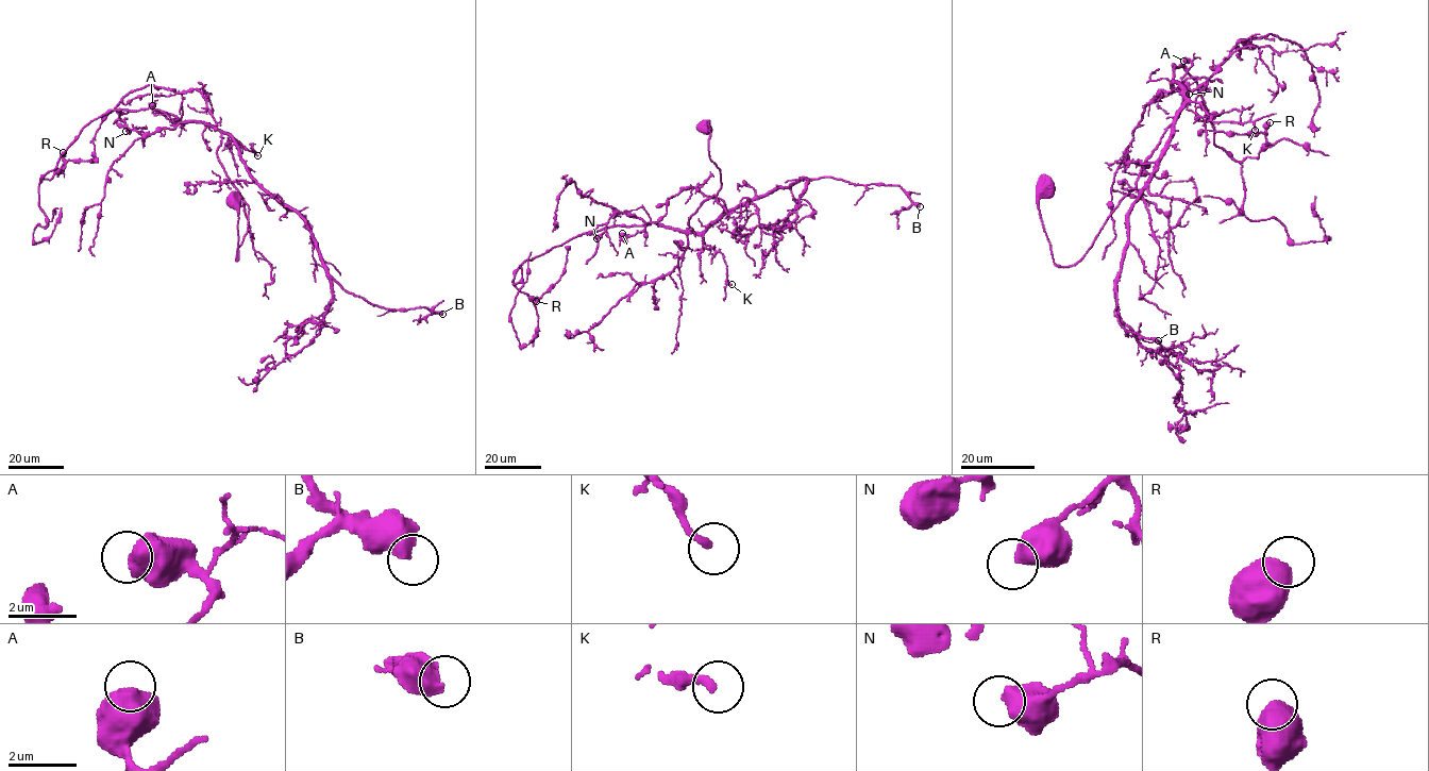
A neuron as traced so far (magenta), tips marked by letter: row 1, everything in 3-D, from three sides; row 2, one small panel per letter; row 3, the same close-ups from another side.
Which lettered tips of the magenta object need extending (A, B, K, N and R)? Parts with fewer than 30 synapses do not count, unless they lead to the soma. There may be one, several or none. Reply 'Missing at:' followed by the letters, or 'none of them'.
Missing at: B

